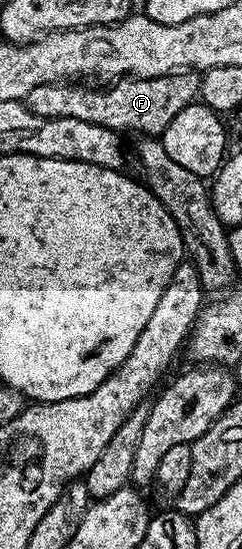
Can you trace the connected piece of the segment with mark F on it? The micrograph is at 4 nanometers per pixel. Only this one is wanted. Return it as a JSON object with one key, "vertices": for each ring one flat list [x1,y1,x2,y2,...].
{"vertices":[[180,72,158,78,123,77,106,85,109,86,106,90,81,85,72,81,42,84,27,93,25,106,35,112,35,116,87,120,87,124,99,124,108,130,134,130,137,136,159,136,183,108,193,105,201,80,196,73]]}

